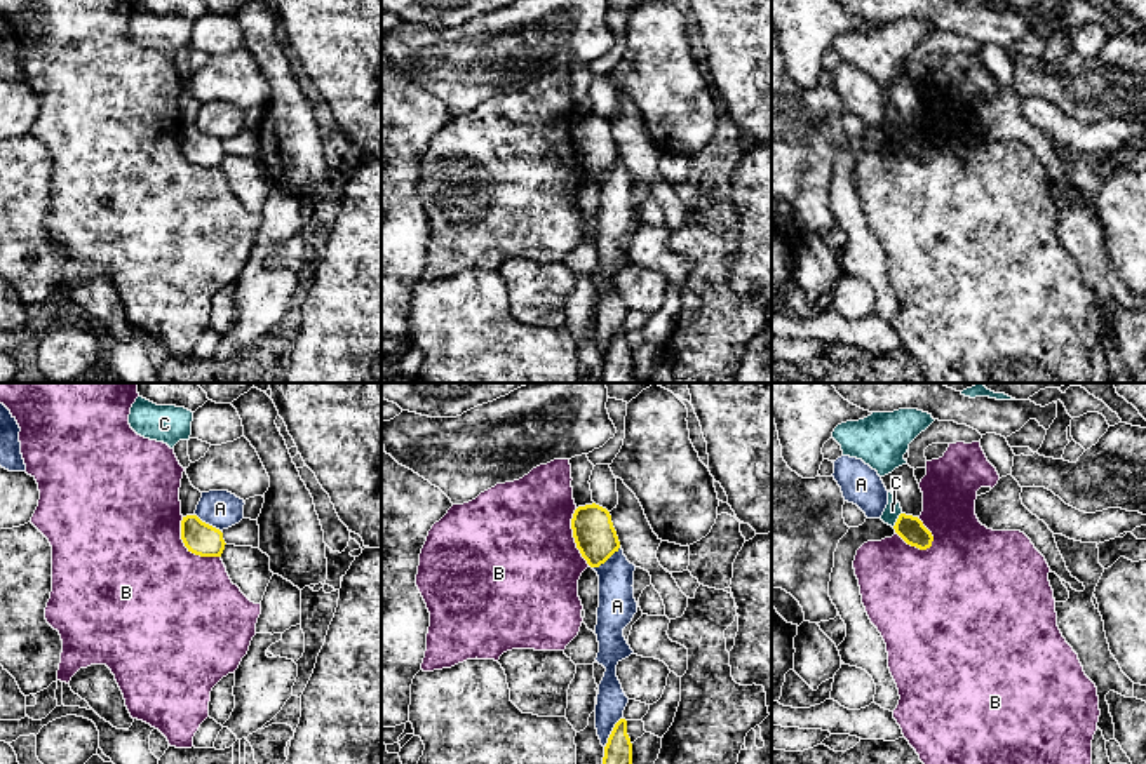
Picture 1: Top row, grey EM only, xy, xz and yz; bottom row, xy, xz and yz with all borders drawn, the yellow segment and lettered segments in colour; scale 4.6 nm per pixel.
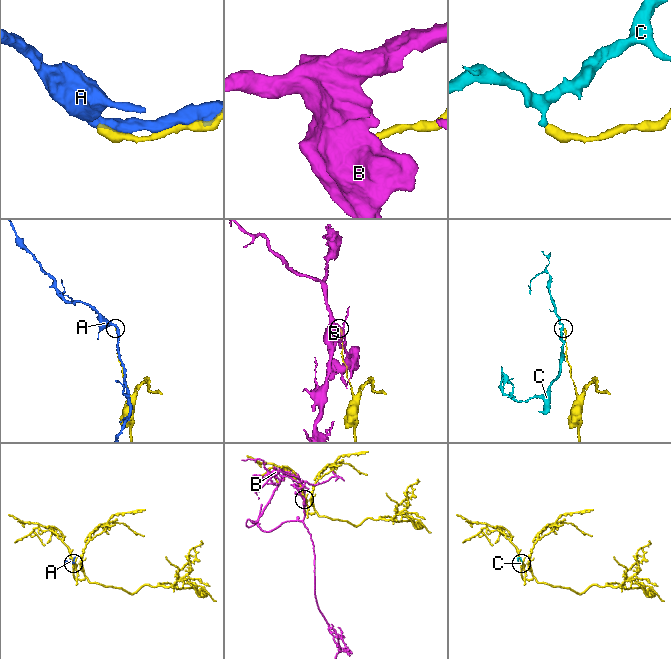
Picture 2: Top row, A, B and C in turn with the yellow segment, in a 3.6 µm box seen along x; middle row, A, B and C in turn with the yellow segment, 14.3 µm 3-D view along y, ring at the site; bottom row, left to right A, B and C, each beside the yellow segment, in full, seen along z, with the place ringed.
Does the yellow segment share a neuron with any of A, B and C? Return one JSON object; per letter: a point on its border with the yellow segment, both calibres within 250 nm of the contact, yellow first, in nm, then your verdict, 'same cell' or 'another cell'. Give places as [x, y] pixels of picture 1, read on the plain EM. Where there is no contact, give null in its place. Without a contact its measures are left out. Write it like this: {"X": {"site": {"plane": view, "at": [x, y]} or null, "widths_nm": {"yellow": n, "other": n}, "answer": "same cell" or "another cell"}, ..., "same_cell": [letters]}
{"A": {"site": {"plane": "xz", "at": [605, 171]}, "widths_nm": {"yellow": 190, "other": 180}, "answer": "another cell"}, "B": {"site": {"plane": "xy", "at": [188, 159]}, "widths_nm": {"yellow": 150, "other": 480}, "answer": "another cell"}, "C": {"site": {"plane": "yz", "at": [897, 129]}, "widths_nm": {"yellow": 120, "other": 70}, "answer": "another cell"}, "same_cell": []}

